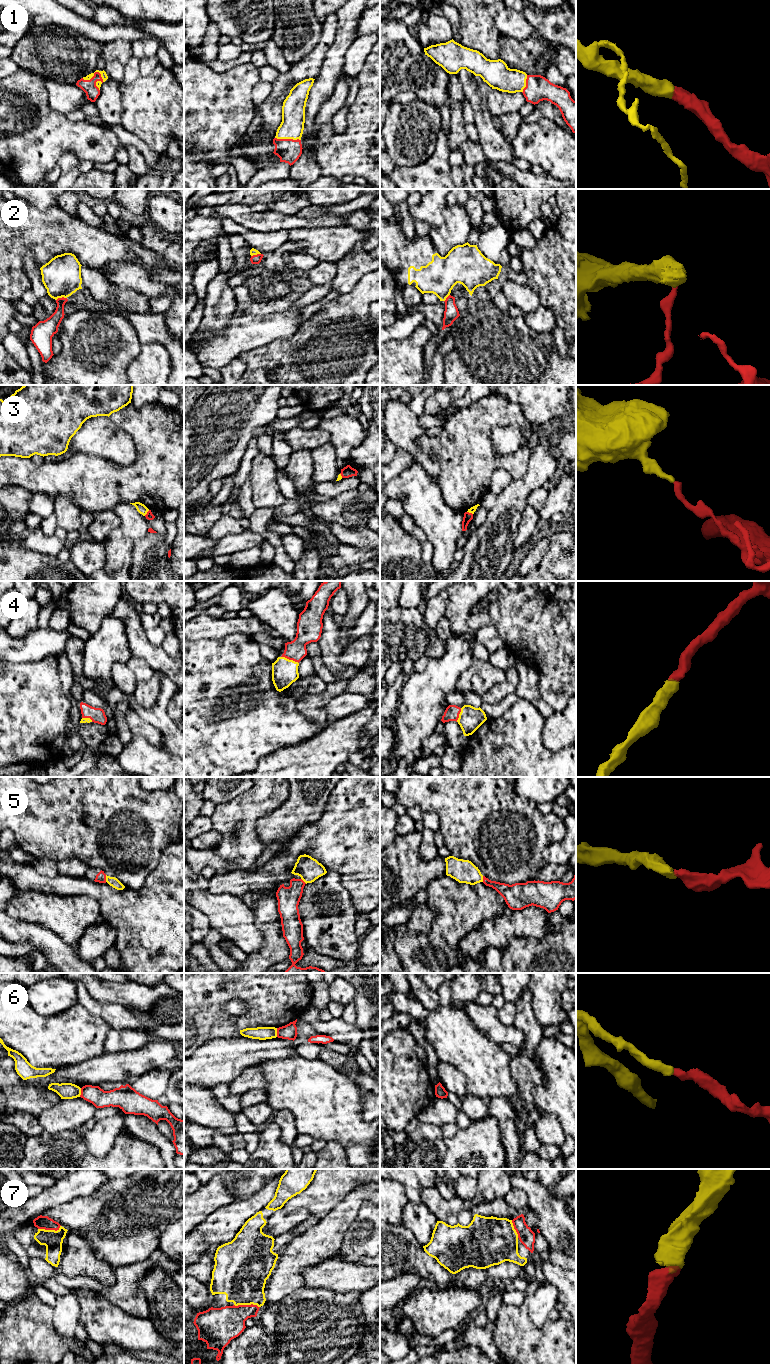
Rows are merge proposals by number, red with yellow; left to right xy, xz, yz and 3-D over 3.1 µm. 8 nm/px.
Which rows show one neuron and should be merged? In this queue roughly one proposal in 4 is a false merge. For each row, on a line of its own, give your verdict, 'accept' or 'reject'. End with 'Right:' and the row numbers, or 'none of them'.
1: accept
2: reject
3: reject
4: accept
5: accept
6: reject
7: accept
Right: 1, 4, 5, 7

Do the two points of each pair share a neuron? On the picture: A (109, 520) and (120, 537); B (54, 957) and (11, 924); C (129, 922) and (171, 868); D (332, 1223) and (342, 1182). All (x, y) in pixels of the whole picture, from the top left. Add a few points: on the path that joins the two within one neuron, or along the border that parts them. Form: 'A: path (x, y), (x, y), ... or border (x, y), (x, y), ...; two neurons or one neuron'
A: border (113, 510), (120, 523), (103, 542); two neurons
B: path (46, 946), (33, 933), (22, 931); one neuron
C: path (142, 909), (168, 881); one neuron
D: border (355, 1189), (352, 1189), (321, 1219); two neurons

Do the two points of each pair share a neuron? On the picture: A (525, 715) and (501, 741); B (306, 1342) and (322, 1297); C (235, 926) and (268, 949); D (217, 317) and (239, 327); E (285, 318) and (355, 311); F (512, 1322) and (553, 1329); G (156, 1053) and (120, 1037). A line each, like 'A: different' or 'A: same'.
A: same
B: same
C: different
D: different
E: different
F: same
G: different

